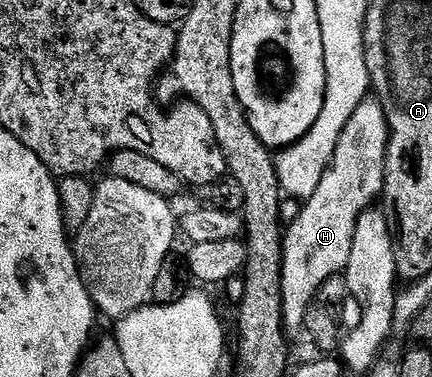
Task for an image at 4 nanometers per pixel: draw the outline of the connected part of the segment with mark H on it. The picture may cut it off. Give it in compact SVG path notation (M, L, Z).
M363 102L348 118L336 154L316 186L316 194L299 208L298 217L289 221L282 244L282 322L287 333L302 332L306 312L314 295L328 278L345 273L352 251L357 220L381 197L386 177L386 142L388 125L381 103Z

